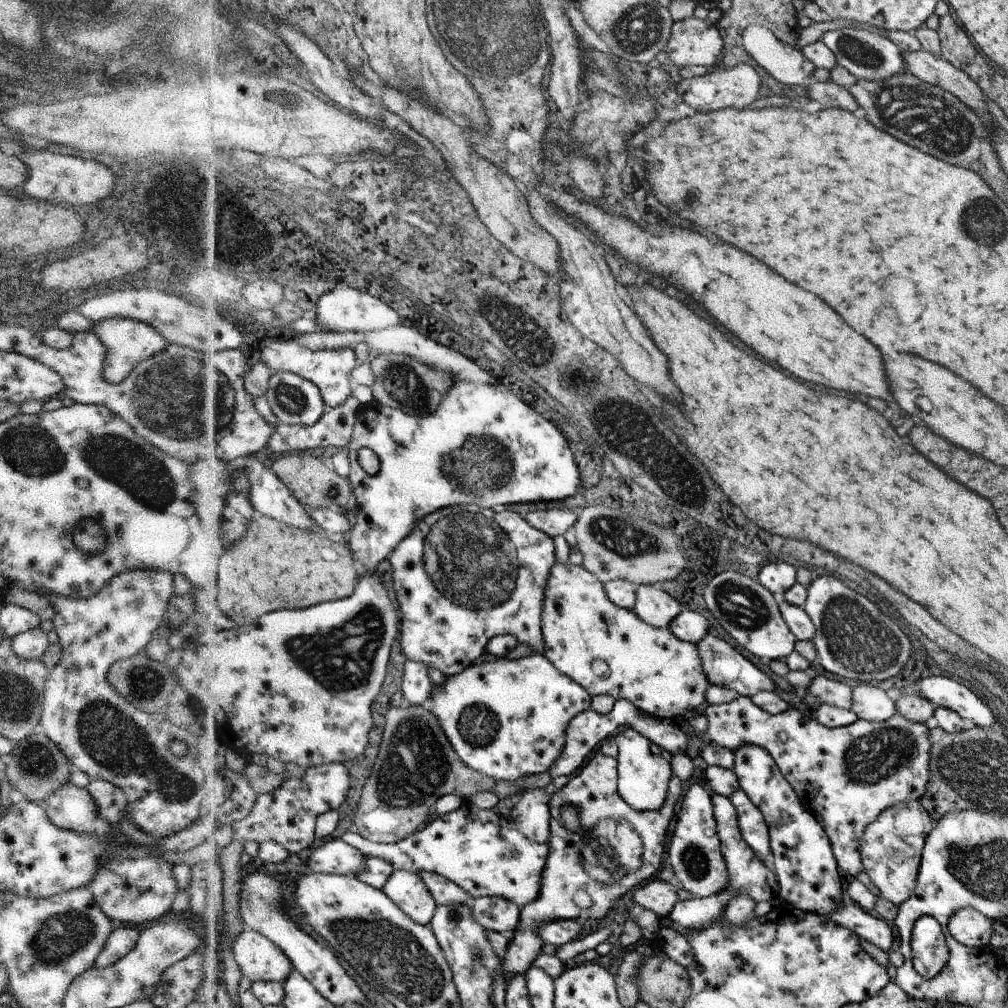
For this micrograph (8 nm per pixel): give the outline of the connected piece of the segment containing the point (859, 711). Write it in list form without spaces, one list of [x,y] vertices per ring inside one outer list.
[[[858,683],[852,692],[851,709],[860,719],[882,722],[897,712],[895,702],[878,686]]]

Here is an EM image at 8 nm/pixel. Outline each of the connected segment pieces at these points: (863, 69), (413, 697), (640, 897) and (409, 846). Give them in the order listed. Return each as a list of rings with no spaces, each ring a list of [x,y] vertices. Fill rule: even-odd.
[[[842,28],[824,32],[820,40],[835,54],[837,64],[857,79],[881,81],[896,73],[906,72],[902,50],[880,35],[855,28]]]
[[[408,660],[403,676],[404,701],[408,706],[429,706],[433,696],[432,675],[427,664]]]
[[[658,878],[648,881],[642,888],[634,890],[628,902],[643,906],[655,912],[658,917],[665,918],[676,906],[678,892],[671,883]]]
[[[548,788],[518,791],[516,795],[499,801],[489,809],[481,809],[472,800],[464,799],[460,808],[446,816],[437,815],[426,828],[397,843],[375,843],[358,831],[350,831],[343,839],[359,848],[368,857],[380,857],[394,865],[395,870],[413,873],[440,873],[454,881],[475,900],[480,897],[500,897],[521,907],[538,899],[541,876],[548,860],[548,822],[551,822]]]

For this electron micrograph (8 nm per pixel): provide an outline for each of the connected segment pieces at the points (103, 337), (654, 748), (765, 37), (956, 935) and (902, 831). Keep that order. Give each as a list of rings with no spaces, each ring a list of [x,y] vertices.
[[[110,317],[93,324],[94,334],[107,348],[105,352],[103,375],[108,382],[118,384],[142,361],[158,354],[167,344],[165,338],[152,326],[129,318]]]
[[[630,727],[615,735],[617,744],[617,791],[633,809],[655,811],[665,804],[669,792],[670,779],[674,777],[671,769],[673,753],[654,744],[649,737],[642,736]]]
[[[750,25],[743,32],[743,46],[745,50],[778,82],[782,84],[804,84],[804,80],[811,77],[815,69],[814,64],[810,62],[799,47],[793,48],[790,44],[780,41],[776,35],[768,28],[760,25]]]
[[[961,908],[947,924],[952,938],[967,947],[984,947],[993,936],[993,920],[975,908]]]
[[[906,801],[892,807],[885,808],[878,818],[870,823],[861,838],[861,860],[864,862],[865,871],[873,880],[874,886],[881,890],[881,896],[895,905],[904,903],[910,898],[916,888],[917,870],[921,862],[921,852],[925,845],[928,833],[934,828],[933,817],[920,801]]]

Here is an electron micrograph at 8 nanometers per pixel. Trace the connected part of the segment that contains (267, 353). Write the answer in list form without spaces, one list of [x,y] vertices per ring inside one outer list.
[[[291,337],[281,338],[265,348],[259,356],[270,368],[277,372],[294,372],[306,380],[314,382],[322,390],[325,402],[329,408],[342,407],[352,395],[350,386],[351,372],[359,366],[359,358],[354,348],[338,350],[313,350],[298,344]]]

